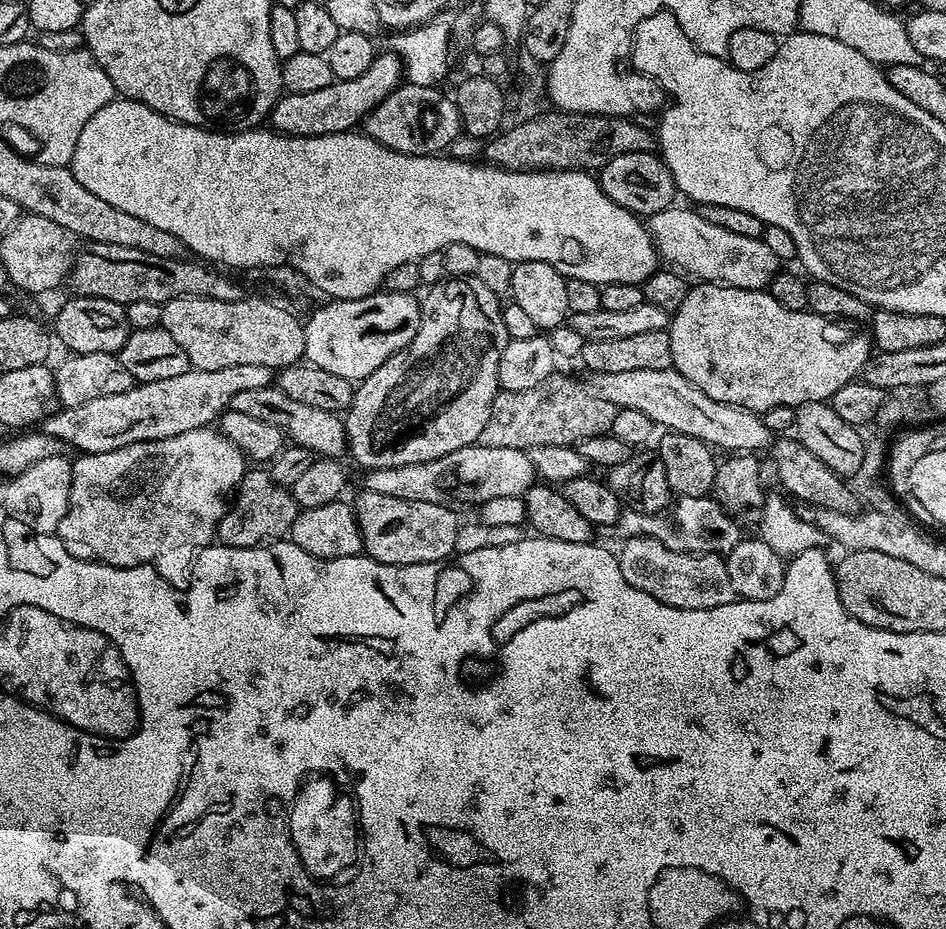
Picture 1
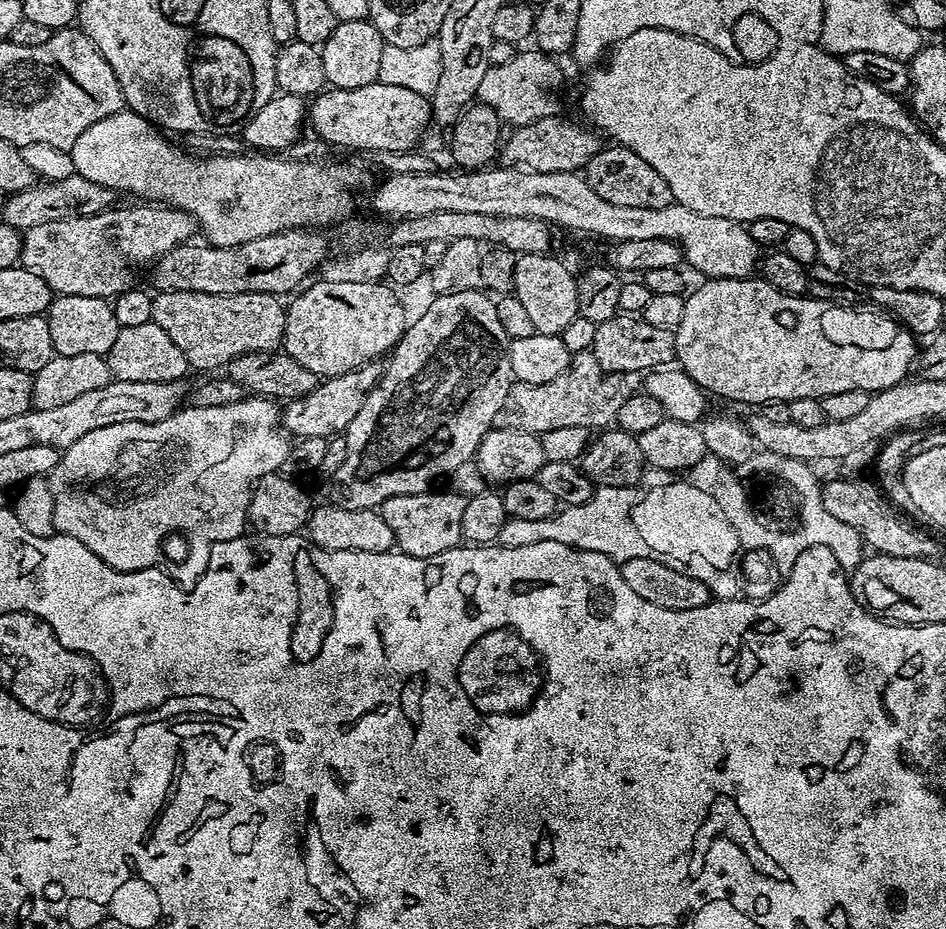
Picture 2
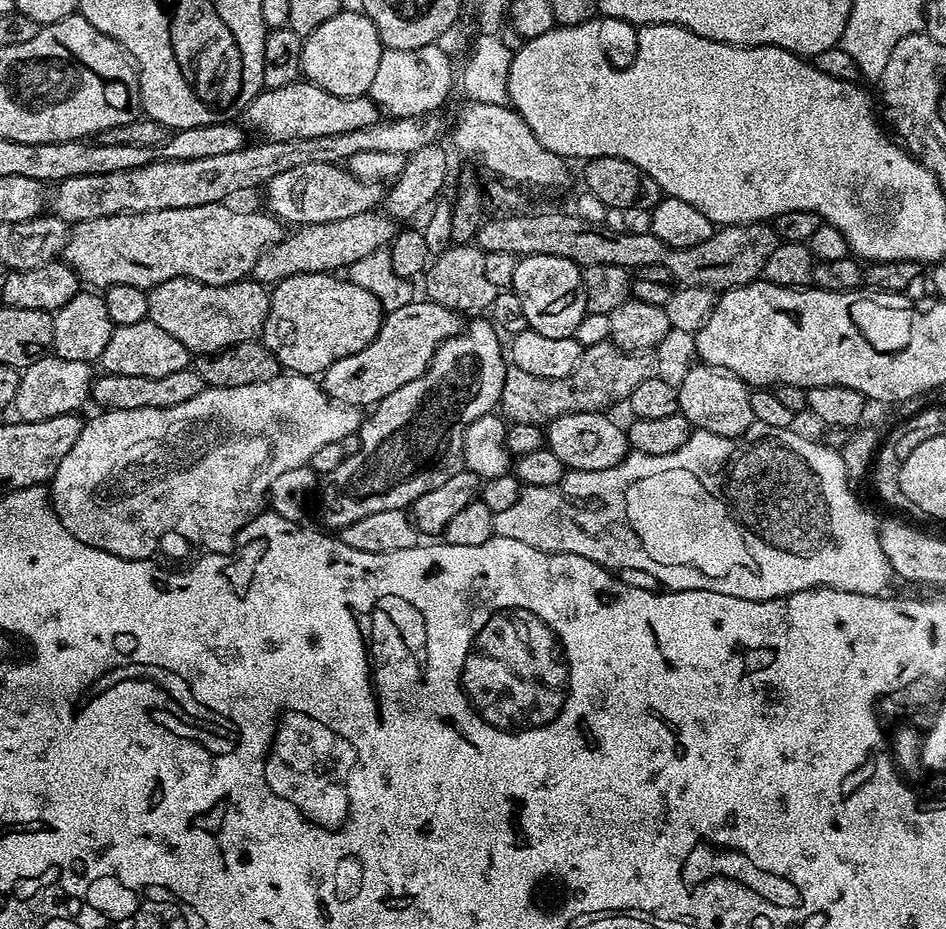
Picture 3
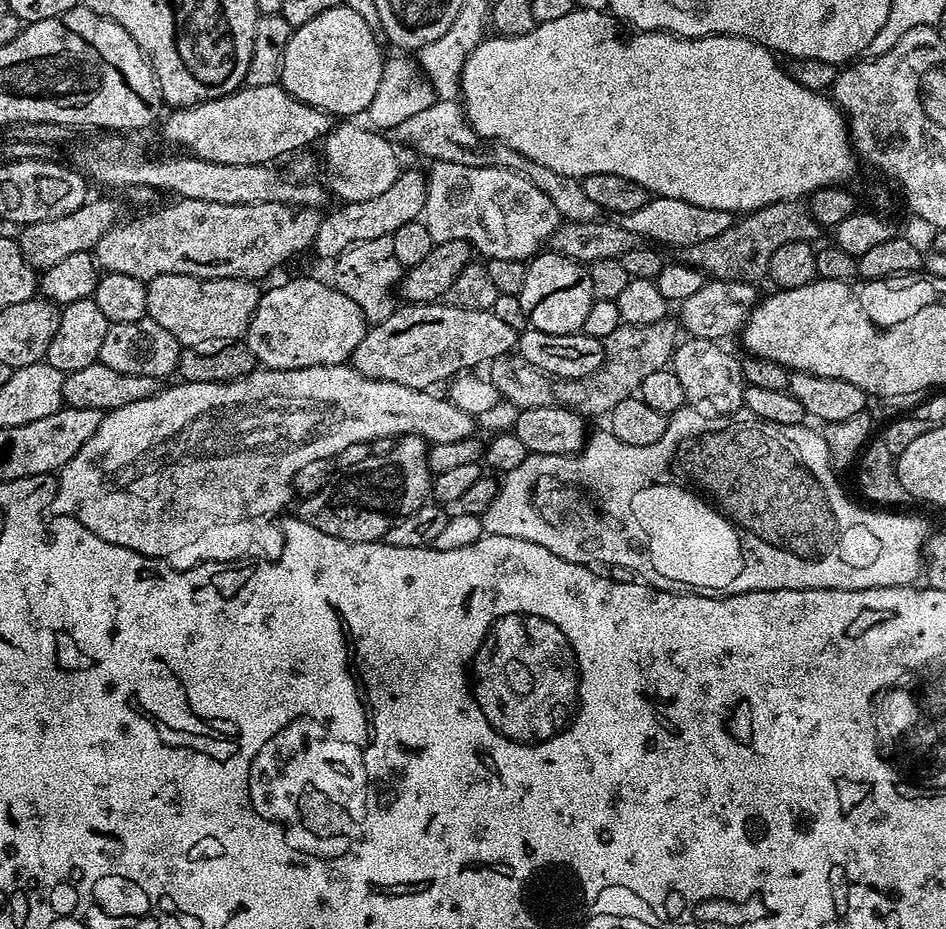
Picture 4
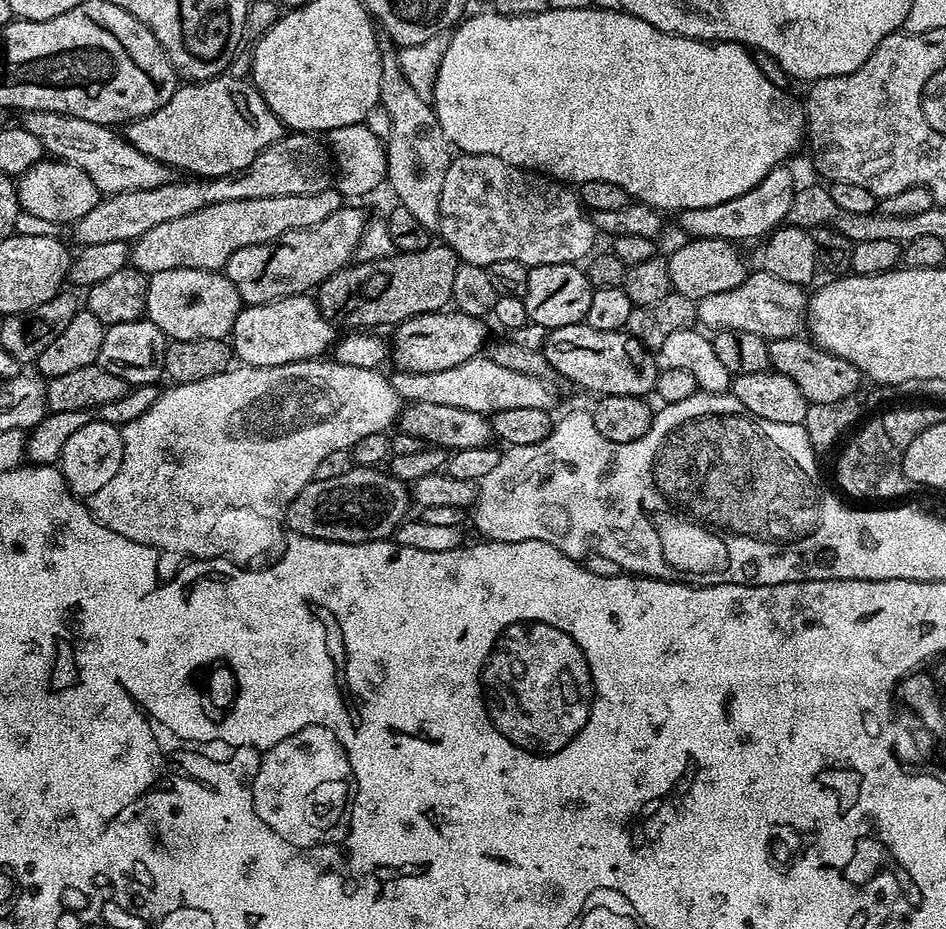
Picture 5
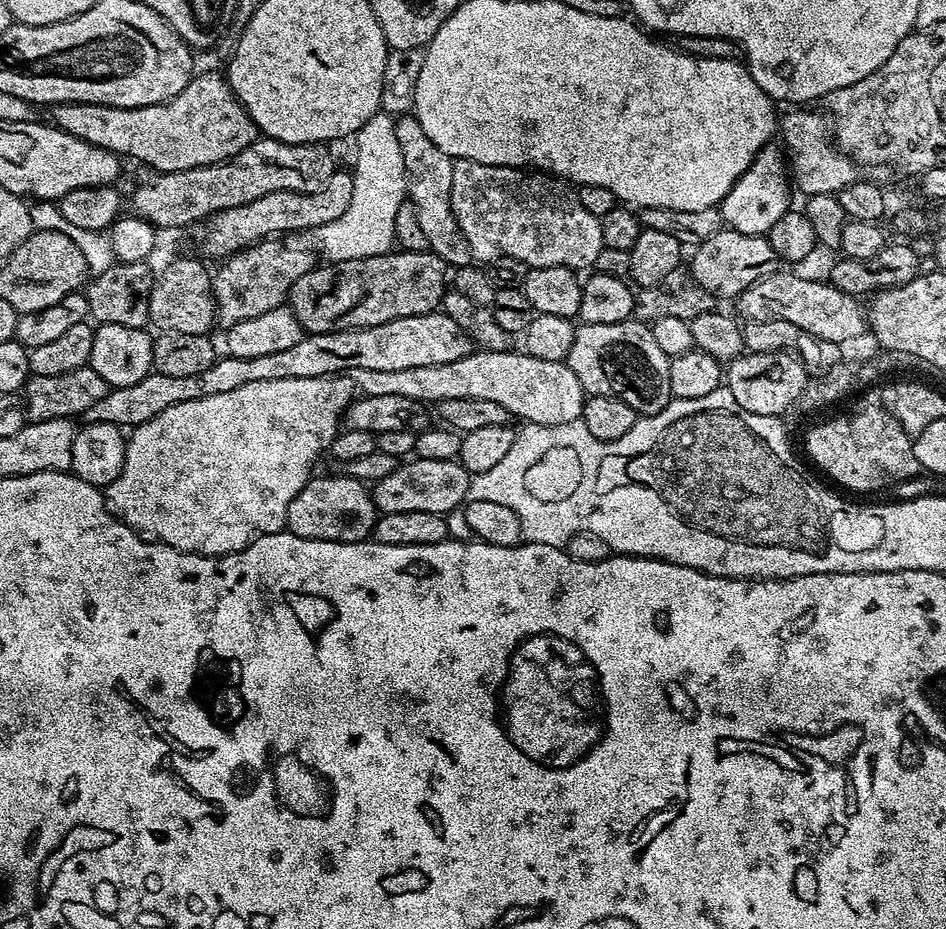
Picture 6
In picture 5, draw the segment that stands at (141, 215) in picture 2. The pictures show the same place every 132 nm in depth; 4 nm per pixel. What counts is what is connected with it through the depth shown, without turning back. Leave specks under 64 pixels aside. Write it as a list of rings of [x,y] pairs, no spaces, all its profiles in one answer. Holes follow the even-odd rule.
[[[335,187],[309,196],[218,202],[214,206],[194,210],[194,214],[174,218],[174,222],[161,222],[159,226],[146,230],[146,234],[139,236],[131,245],[130,264],[138,271],[149,274],[175,268],[214,272],[223,269],[234,250],[270,242],[289,230],[318,226],[318,222],[326,222],[326,218],[330,218],[330,214],[341,206],[342,197]]]

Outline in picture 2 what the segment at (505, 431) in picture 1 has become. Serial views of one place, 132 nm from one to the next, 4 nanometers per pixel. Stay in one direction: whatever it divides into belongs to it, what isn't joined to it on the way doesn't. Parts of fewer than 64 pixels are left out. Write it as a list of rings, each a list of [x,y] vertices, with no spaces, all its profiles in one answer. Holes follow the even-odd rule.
[[[574,352],[572,360],[558,378],[541,384],[513,383],[504,403],[502,420],[507,427],[521,428],[537,434],[558,430],[561,426],[582,426],[604,430],[616,424],[618,410],[635,392],[641,391],[642,376],[638,372],[607,372],[598,366],[592,352]]]

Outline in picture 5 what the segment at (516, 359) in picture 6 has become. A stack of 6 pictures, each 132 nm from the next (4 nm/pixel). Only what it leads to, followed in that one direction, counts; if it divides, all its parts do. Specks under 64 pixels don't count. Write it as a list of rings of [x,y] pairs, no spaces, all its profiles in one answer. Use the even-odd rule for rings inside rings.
[[[484,354],[462,362],[462,366],[450,366],[450,370],[433,372],[396,370],[393,373],[390,376],[392,385],[404,402],[435,402],[441,406],[458,406],[462,410],[474,410],[485,414],[518,408],[555,409],[556,392],[549,381],[530,378],[530,374],[518,374],[515,370],[506,370],[503,366],[490,362]]]

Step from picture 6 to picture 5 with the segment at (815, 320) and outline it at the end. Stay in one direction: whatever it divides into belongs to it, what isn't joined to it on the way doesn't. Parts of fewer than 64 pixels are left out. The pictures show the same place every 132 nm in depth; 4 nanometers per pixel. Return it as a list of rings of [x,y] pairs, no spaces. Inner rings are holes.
[[[752,270],[742,286],[734,286],[734,290],[710,294],[699,300],[696,319],[701,325],[705,324],[705,329],[712,328],[713,333],[722,330],[747,330],[766,341],[777,340],[797,335],[805,327],[809,299],[809,293],[801,285],[782,282],[782,278],[774,278],[774,274],[763,270]]]

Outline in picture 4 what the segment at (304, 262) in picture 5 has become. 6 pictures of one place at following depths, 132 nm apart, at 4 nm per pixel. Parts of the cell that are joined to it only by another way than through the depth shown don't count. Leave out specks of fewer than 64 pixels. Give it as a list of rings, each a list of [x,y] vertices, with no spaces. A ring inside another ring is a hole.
[[[401,171],[392,186],[387,187],[382,194],[375,195],[365,201],[341,203],[332,213],[325,215],[318,226],[318,234],[314,245],[314,252],[320,256],[335,258],[343,254],[348,248],[362,242],[369,242],[374,238],[391,236],[398,226],[406,226],[406,222],[414,222],[424,215],[426,206],[426,190],[428,177],[423,171]]]

